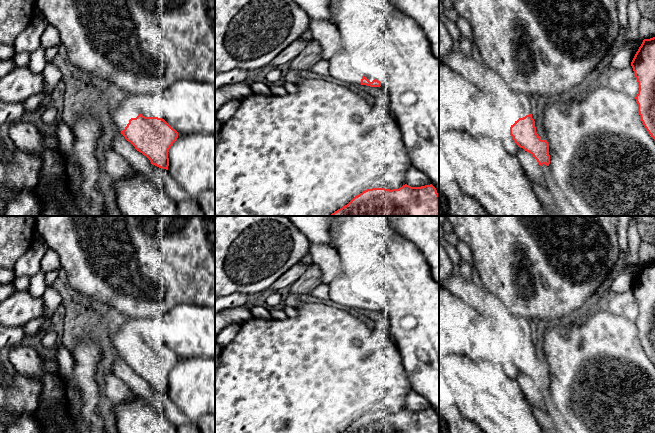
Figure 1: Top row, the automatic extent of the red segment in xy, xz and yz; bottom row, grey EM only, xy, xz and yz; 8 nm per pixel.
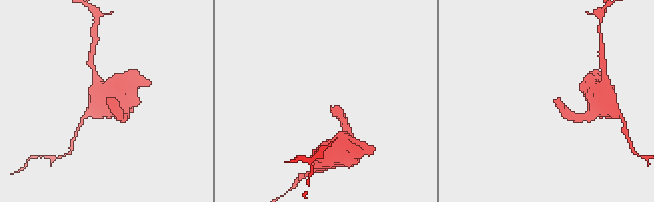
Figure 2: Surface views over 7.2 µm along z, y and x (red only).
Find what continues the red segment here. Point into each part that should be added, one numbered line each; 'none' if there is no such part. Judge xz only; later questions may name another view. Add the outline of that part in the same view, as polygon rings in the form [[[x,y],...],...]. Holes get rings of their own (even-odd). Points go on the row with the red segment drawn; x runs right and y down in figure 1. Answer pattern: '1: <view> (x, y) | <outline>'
1: xz (341, 68) | [[[342,48],[334,57],[329,60],[330,75],[345,83],[361,85],[363,75],[358,74],[352,66],[352,60],[347,51]]]

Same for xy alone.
1: xy (121, 114) | [[[130,97],[122,99],[111,113],[113,122],[120,131],[125,129],[131,118],[136,118],[139,114],[140,111]]]

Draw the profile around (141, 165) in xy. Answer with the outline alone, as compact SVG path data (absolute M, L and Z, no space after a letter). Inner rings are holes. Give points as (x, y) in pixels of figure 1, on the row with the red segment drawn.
M122 134L115 135L113 149L127 161L135 173L150 180L157 180L150 160L137 151Z

